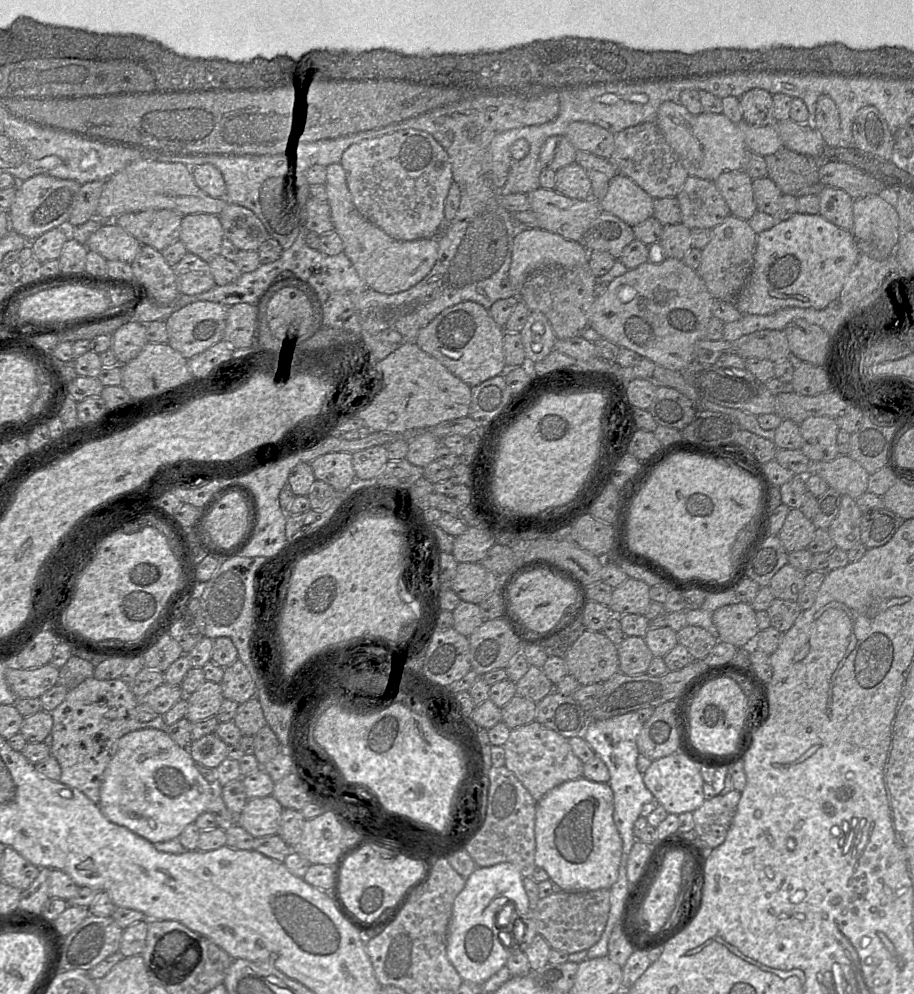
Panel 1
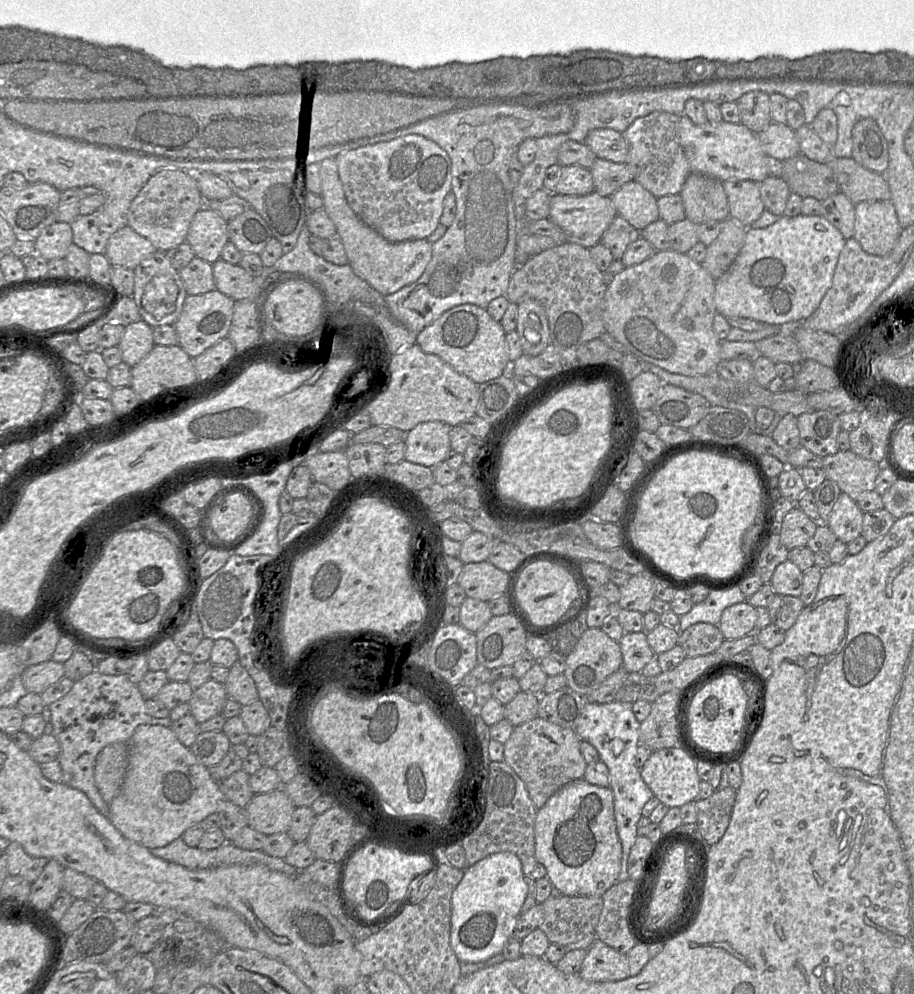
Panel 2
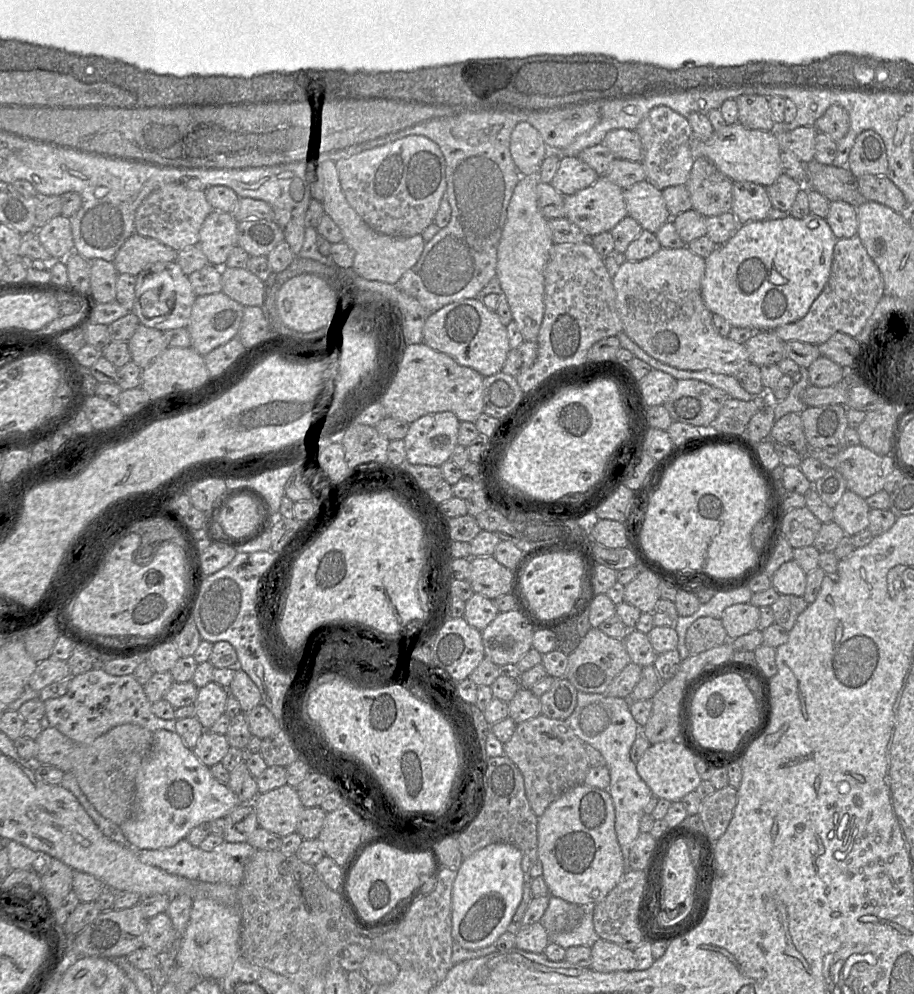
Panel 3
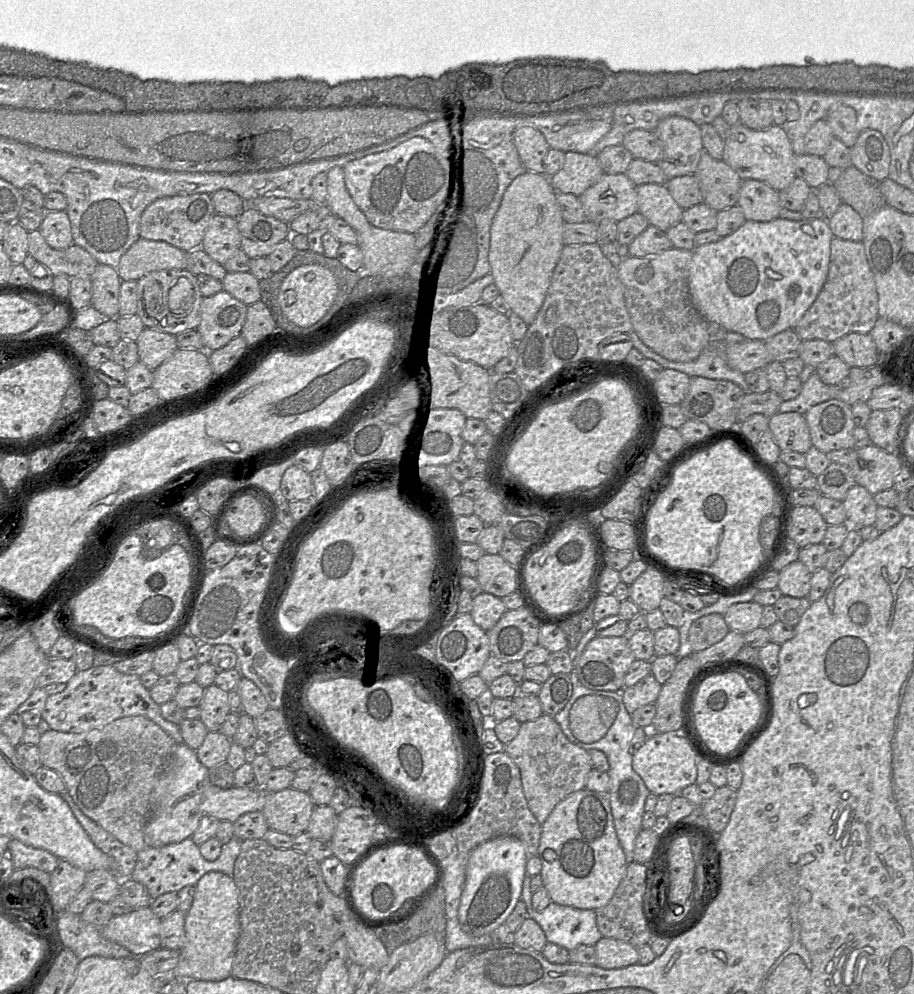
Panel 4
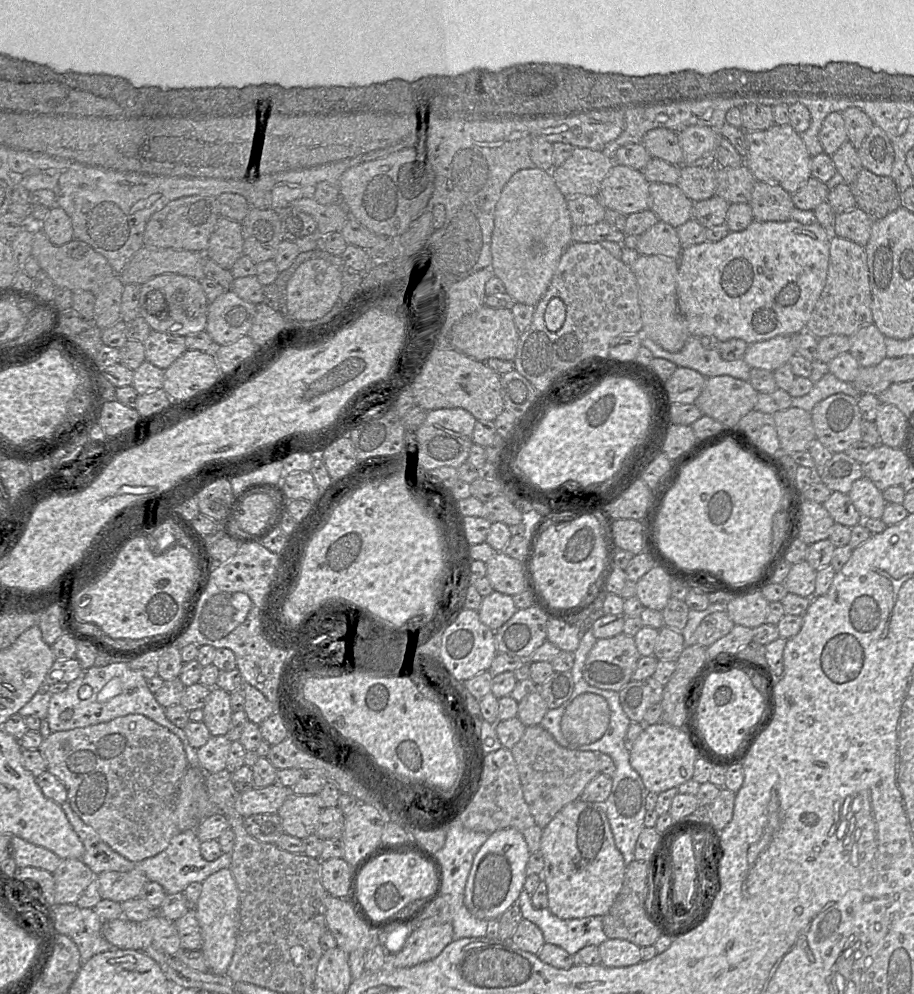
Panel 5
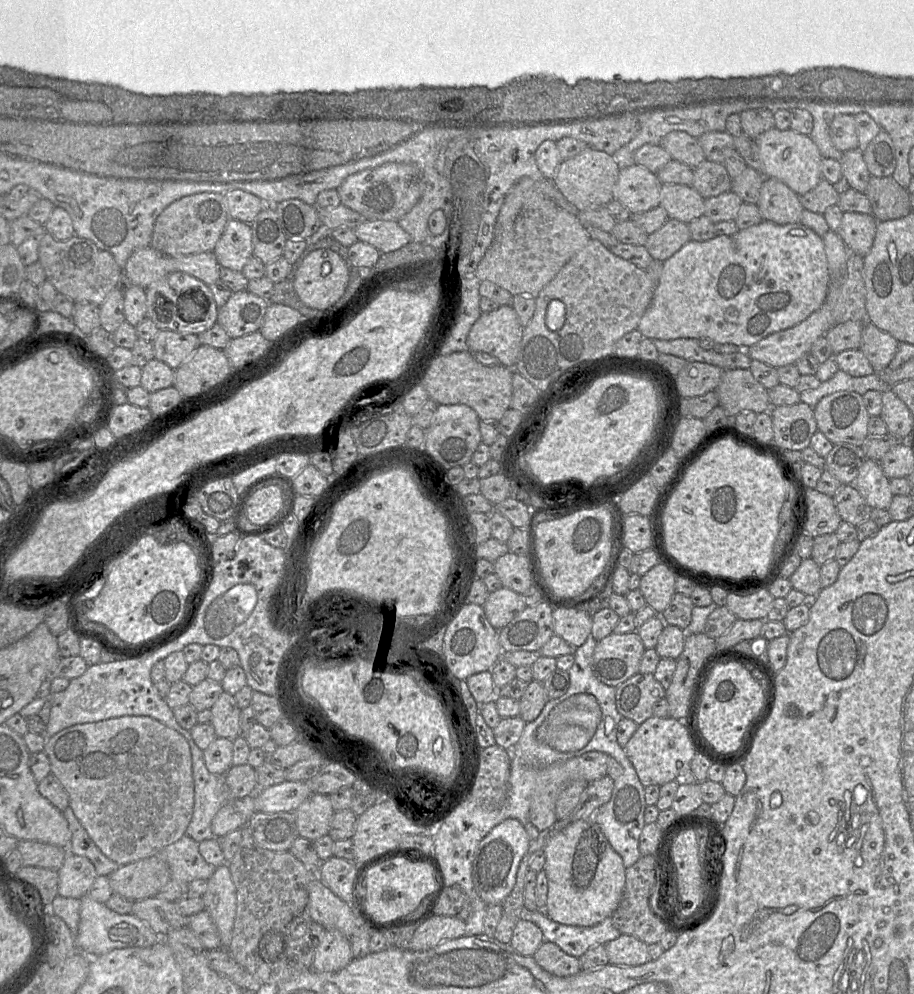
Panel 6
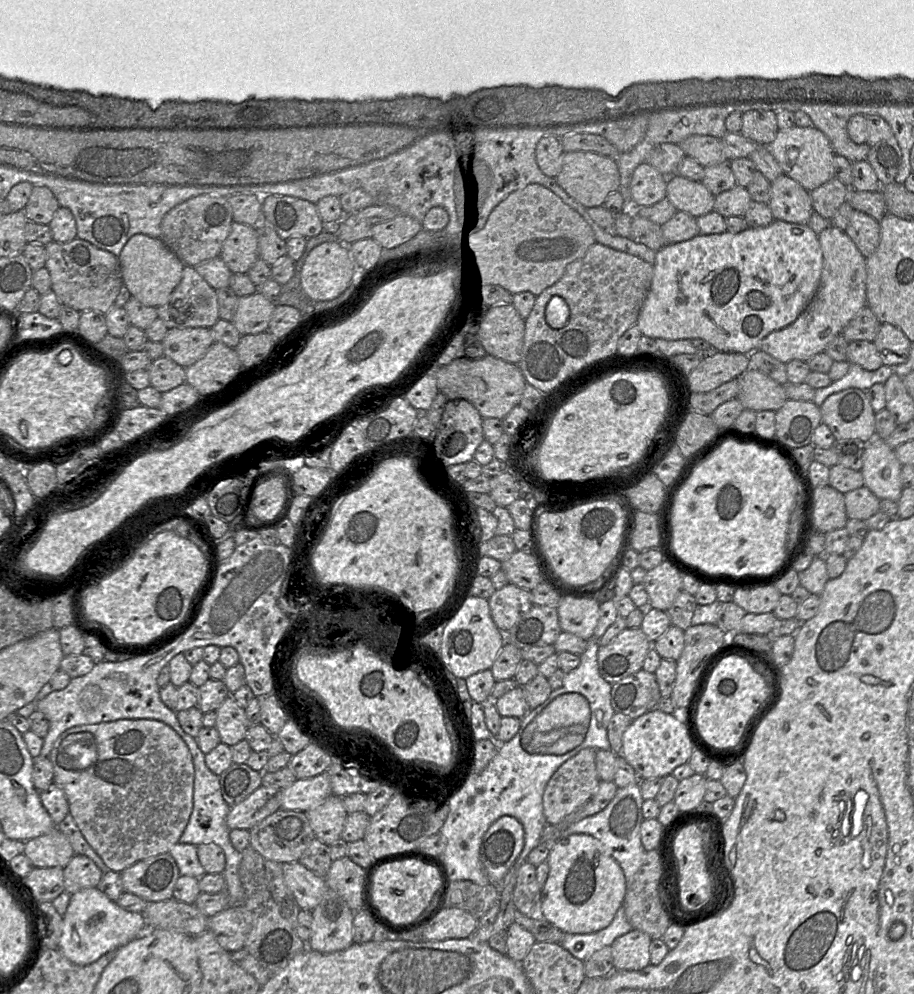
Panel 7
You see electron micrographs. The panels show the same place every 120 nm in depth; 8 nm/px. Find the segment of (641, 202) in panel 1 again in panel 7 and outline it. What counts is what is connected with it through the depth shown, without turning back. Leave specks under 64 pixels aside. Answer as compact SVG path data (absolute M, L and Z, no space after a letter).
M674 174L667 179L666 192L677 211L695 218L714 211L715 196L701 181Z

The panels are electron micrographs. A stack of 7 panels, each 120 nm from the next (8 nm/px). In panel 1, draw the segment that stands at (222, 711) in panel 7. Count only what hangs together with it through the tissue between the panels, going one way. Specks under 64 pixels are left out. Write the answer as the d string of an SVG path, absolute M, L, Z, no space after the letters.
M205 680L187 698L185 718L191 723L215 716L224 699L220 683Z

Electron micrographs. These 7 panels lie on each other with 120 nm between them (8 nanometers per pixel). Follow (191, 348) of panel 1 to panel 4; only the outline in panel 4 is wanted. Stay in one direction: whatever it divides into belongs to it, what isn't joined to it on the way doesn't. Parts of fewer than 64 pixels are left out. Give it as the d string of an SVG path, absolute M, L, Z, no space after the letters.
M223 289L214 295L203 297L200 323L196 328L203 350L211 352L219 349L241 335L247 307Z

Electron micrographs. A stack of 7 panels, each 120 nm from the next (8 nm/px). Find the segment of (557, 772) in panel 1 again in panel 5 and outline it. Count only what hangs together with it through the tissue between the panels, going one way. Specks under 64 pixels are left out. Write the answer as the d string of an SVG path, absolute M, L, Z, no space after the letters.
M540 724L526 726L511 752L519 772L524 799L535 822L542 829L565 805L578 800L586 785L600 773L596 752L565 748Z

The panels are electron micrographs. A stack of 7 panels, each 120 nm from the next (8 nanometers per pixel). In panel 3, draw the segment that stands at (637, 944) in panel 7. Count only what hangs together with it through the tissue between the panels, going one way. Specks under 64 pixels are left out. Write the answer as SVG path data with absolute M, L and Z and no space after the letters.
M599 938L591 947L591 966L597 972L629 971L636 969L633 950Z

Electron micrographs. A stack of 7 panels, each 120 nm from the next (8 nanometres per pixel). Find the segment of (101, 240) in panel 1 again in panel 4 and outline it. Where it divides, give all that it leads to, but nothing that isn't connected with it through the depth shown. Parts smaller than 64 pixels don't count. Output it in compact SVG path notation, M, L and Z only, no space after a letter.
M138 238L121 256L117 272L121 280L137 281L146 274L164 269L186 269L185 251L165 242Z

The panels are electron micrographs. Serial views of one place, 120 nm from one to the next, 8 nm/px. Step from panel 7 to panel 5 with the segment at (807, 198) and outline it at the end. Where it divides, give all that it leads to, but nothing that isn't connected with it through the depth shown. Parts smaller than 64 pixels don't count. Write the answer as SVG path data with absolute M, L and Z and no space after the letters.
M756 181L749 204L754 220L766 222L788 221L795 208L792 194L777 184L763 181Z

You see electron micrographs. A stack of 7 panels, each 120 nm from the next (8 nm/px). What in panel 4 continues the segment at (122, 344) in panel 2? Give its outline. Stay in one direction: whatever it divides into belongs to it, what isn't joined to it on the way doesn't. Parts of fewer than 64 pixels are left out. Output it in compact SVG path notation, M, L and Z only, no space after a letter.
M145 327L135 341L139 362L155 370L178 349L175 336Z

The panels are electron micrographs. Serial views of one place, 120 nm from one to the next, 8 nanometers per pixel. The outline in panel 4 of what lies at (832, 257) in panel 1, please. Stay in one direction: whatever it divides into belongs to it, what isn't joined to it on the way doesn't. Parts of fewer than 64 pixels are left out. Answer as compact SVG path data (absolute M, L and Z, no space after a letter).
M827 219L746 220L732 234L692 251L689 281L692 303L707 322L716 322L728 332L743 335L746 340L766 341L784 330L794 329L826 282L833 238Z

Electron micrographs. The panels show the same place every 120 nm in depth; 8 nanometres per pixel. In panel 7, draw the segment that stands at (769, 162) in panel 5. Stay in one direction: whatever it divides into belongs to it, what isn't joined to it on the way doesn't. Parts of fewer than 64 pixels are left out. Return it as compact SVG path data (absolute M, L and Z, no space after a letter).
M793 126L789 129L779 130L776 138L769 145L759 145L768 148L769 152L776 159L783 170L784 175L797 181L803 188L811 192L821 185L834 178L833 159L835 157L834 150L826 135L815 127L802 128Z

